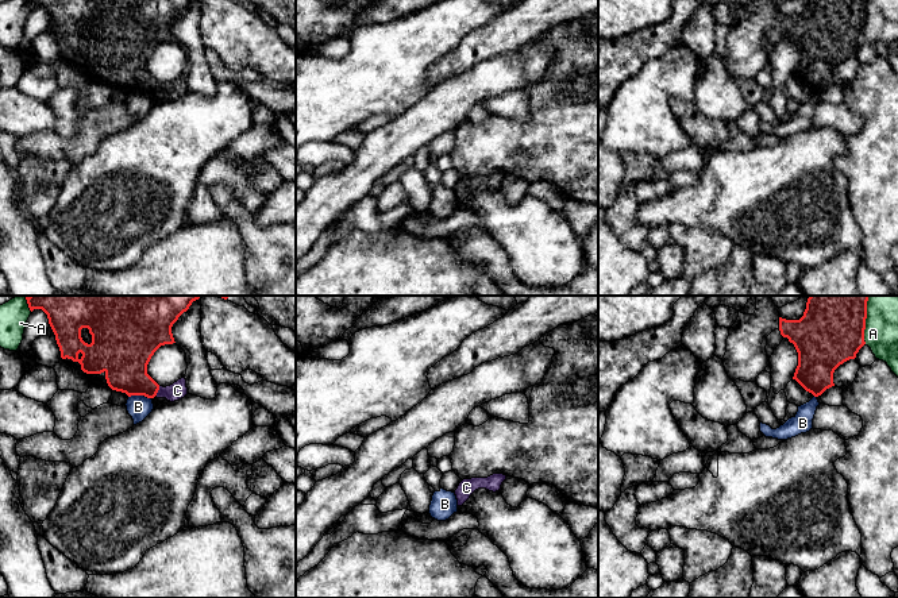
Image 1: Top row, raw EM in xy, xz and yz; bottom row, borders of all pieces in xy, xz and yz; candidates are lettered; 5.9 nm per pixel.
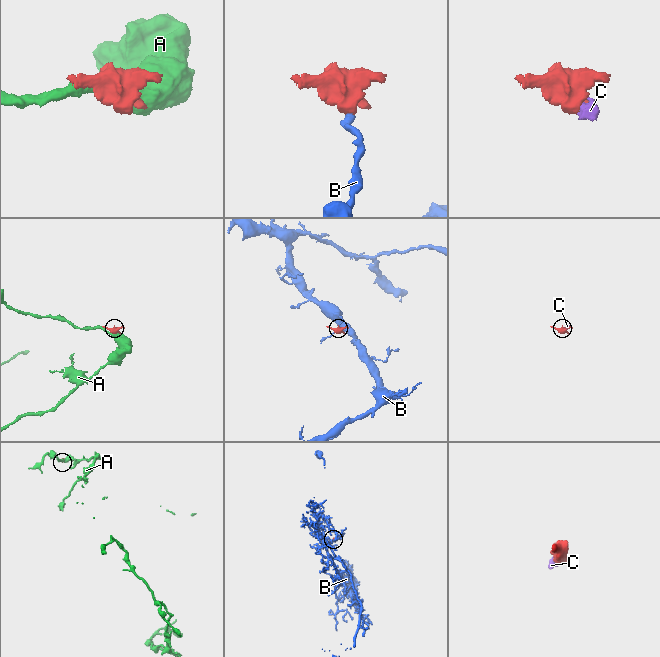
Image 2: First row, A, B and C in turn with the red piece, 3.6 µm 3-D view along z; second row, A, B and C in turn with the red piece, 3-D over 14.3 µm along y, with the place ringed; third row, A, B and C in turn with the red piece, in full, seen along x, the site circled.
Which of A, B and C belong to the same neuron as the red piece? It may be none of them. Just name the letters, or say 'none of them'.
C

